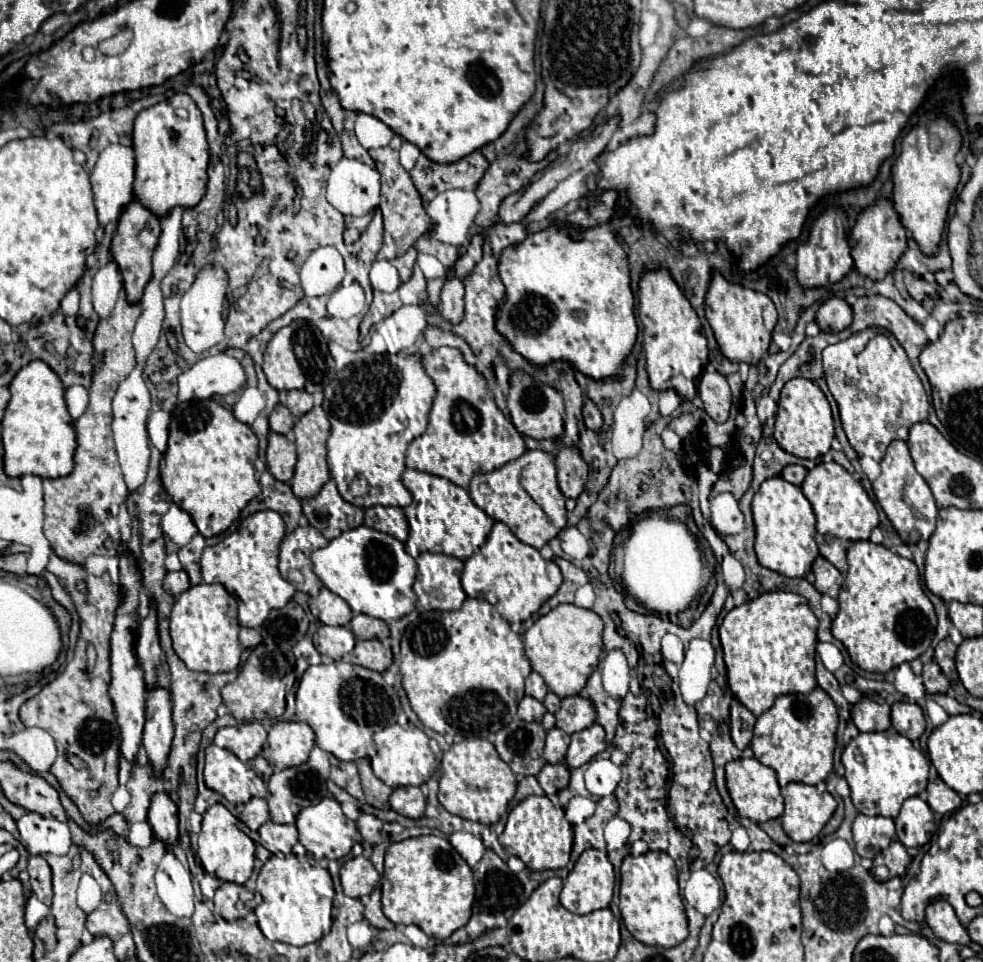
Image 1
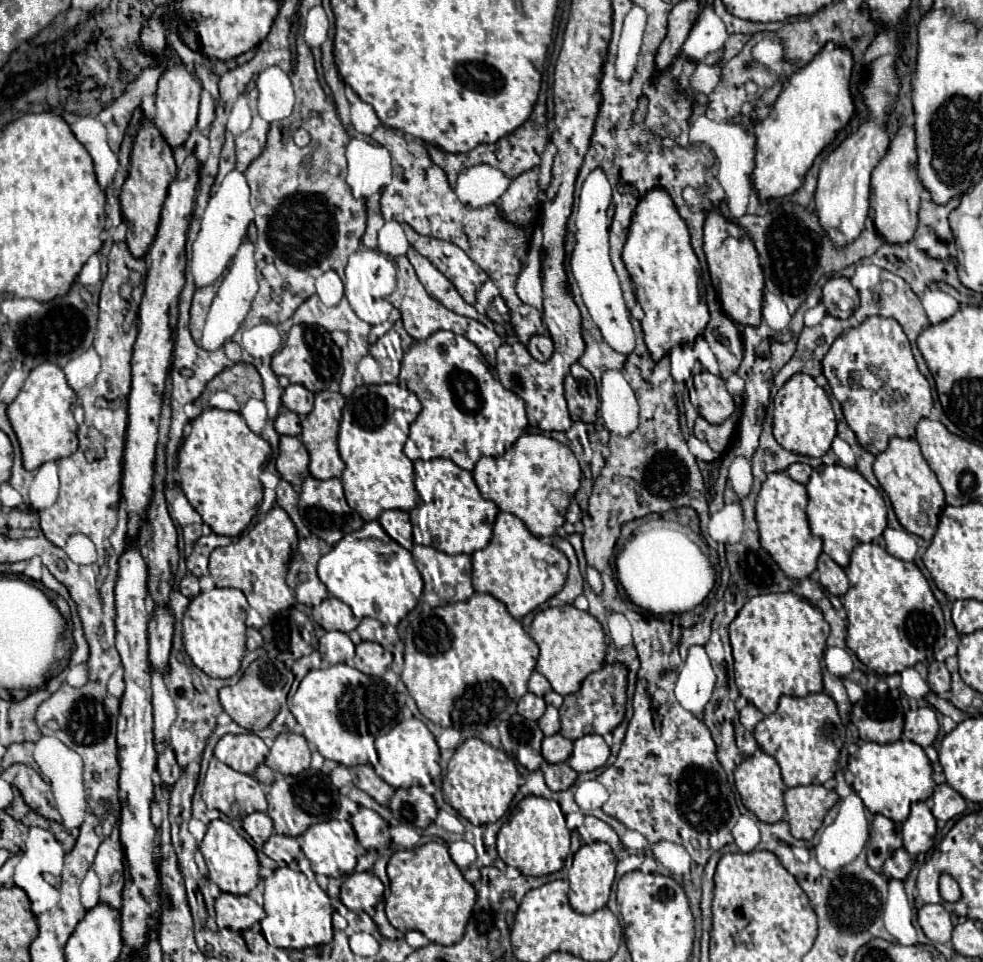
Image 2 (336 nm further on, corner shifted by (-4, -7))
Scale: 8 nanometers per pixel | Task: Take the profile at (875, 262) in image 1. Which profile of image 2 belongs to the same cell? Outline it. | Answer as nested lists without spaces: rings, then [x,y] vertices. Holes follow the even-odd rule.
[[[901,126],[889,144],[889,152],[881,158],[871,174],[871,218],[885,242],[911,242],[917,228],[917,210],[923,184],[917,178],[917,154],[913,128]]]

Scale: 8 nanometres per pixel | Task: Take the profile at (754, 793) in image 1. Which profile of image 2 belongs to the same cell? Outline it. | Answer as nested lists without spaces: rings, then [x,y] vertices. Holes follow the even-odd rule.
[[[757,750],[753,756],[745,758],[735,768],[735,788],[741,794],[743,806],[753,812],[761,822],[779,822],[785,818],[785,804],[783,804],[783,792],[787,786],[781,780],[779,764],[773,756]]]

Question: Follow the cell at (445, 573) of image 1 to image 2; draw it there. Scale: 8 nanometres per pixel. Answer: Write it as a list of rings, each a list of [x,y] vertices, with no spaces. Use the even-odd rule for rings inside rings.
[[[415,546],[411,550],[411,554],[413,554],[417,570],[421,572],[421,578],[425,582],[421,602],[437,608],[437,606],[445,606],[445,604],[453,604],[453,602],[465,602],[473,596],[475,590],[471,584],[471,556],[469,554],[449,556],[445,552],[429,548],[429,546]]]

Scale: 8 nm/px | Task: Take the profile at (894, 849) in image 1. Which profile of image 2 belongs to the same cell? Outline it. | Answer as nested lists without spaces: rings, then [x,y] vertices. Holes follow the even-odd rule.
[[[899,848],[893,852],[893,856],[889,860],[885,860],[881,872],[891,880],[891,878],[897,878],[897,880],[905,880],[907,874],[911,872],[911,856]]]

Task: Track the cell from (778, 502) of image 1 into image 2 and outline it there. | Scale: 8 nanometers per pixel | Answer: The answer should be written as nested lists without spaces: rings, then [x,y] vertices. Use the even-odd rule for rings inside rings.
[[[787,472],[767,474],[767,480],[763,482],[761,492],[757,496],[755,512],[757,512],[759,534],[761,534],[761,548],[771,554],[777,566],[791,580],[809,578],[809,574],[817,568],[817,558],[823,546],[823,542],[811,534],[807,514],[805,514],[807,502],[809,498],[805,486],[791,480]]]

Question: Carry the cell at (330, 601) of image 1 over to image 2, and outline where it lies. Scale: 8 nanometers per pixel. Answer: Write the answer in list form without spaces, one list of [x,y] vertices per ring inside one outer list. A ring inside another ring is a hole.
[[[325,598],[319,606],[315,606],[313,620],[325,630],[339,630],[339,632],[351,632],[359,626],[359,620],[351,612],[351,608],[337,598]]]

